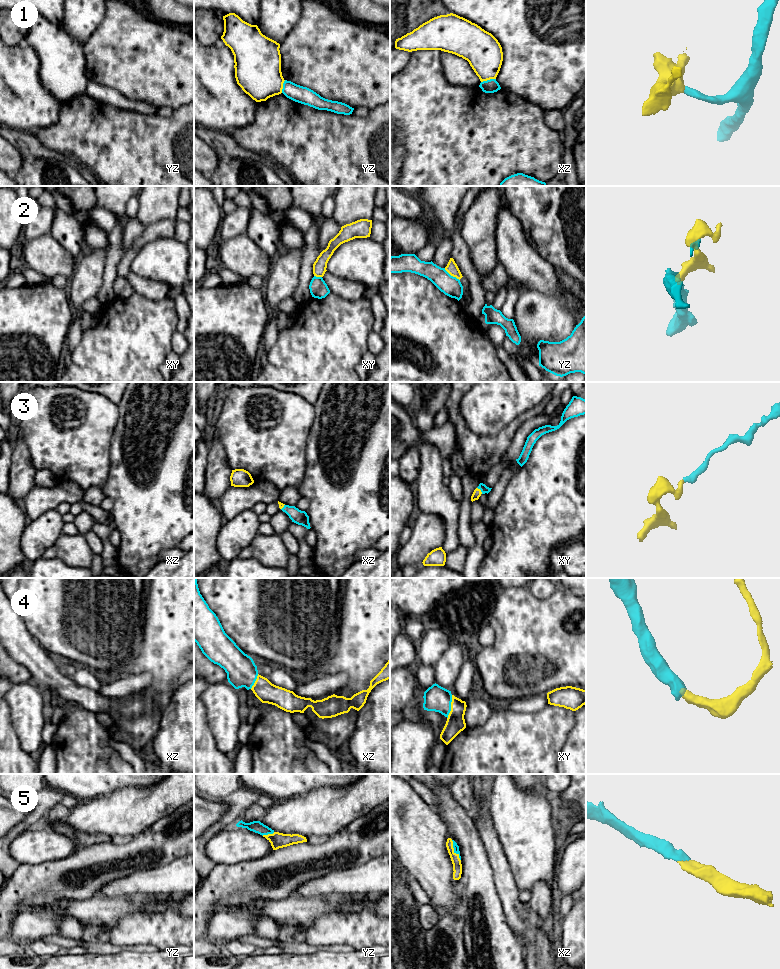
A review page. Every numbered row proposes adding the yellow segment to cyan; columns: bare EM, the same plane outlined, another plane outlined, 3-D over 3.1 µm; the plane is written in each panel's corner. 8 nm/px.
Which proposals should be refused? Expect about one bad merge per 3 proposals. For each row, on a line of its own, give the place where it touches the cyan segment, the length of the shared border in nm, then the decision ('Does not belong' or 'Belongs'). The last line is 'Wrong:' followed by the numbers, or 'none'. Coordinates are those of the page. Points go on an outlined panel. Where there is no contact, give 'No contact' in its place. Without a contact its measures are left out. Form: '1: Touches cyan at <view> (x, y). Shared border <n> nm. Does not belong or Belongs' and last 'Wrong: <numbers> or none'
1: Touches cyan at xz (488, 80). Shared border 120 nm. Does not belong
2: Touches cyan at yz (452, 276). Shared border 160 nm. Does not belong
3: Touches cyan at xy (480, 489). Shared border 70 nm. Belongs
4: Touches cyan at xy (450, 707). Shared border 200 nm. Belongs
5: Touches cyan at xz (454, 850). Shared border 180 nm. Belongs
Wrong: 1, 2

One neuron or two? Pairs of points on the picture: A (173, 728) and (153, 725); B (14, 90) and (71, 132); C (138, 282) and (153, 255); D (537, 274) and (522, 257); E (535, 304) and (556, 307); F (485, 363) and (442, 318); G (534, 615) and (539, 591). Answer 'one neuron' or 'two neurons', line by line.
A: two neurons
B: two neurons
C: two neurons
D: one neuron
E: one neuron
F: one neuron
G: two neurons

